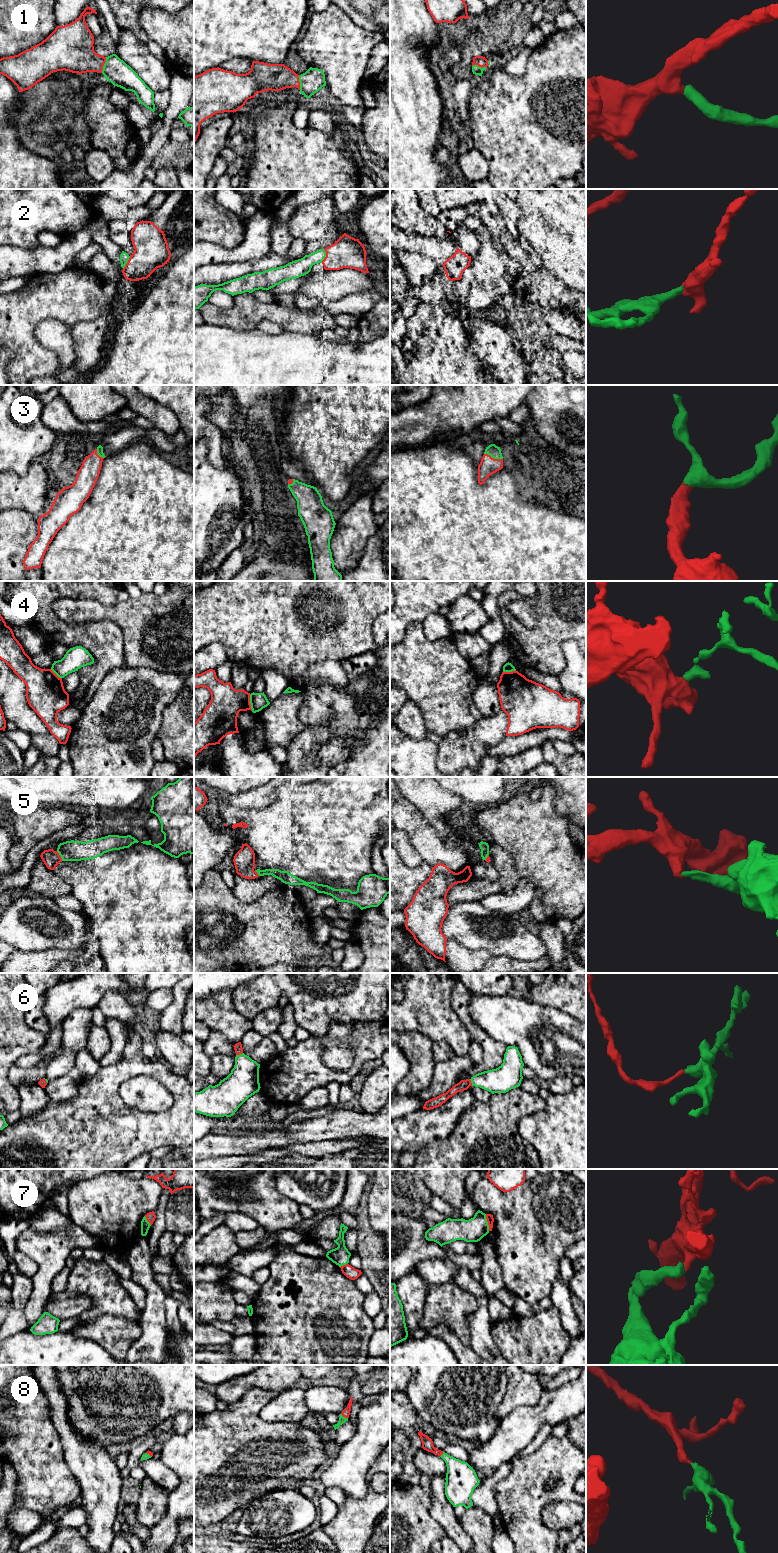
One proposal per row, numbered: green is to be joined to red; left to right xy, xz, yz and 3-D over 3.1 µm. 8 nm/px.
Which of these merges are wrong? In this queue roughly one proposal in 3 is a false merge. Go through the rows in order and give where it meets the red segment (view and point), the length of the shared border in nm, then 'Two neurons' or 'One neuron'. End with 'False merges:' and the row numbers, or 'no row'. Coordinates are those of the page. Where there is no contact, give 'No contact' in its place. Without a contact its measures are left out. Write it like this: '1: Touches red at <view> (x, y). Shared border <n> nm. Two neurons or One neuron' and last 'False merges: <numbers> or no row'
1: Touches red at xy (103, 65). Shared border 130 nm. One neuron
2: Touches red at xz (326, 256). Shared border 110 nm. One neuron
3: Touches red at yz (493, 458). Shared border 160 nm. One neuron
4: Touches red at xz (249, 702). Shared border 140 nm. Two neurons
5: Touches red at xy (60, 856). Shared border 90 nm. One neuron
6: Touches red at xz (239, 1054). Shared border 60 nm. One neuron
7: Touches red at yz (487, 1221). Shared border 140 nm. One neuron
8: Touches red at xz (344, 1416). Shared border 70 nm. One neuron
False merges: 4

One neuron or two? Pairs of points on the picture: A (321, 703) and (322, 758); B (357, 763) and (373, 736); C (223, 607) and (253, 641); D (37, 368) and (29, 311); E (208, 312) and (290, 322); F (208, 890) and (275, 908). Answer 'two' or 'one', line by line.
A: one
B: one
C: one
D: one
E: one
F: one

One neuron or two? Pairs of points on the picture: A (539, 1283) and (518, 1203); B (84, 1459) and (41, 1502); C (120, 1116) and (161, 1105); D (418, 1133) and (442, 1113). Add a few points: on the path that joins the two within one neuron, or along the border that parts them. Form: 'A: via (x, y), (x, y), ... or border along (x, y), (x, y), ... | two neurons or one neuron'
A: via (530, 1263), (530, 1223) | one neuron
B: border along (63, 1450), (63, 1458), (79, 1485), (80, 1494) | two neurons
C: border along (142, 1110), (158, 1112) | two neurons
D: via (424, 1127), (436, 1119) | one neuron

